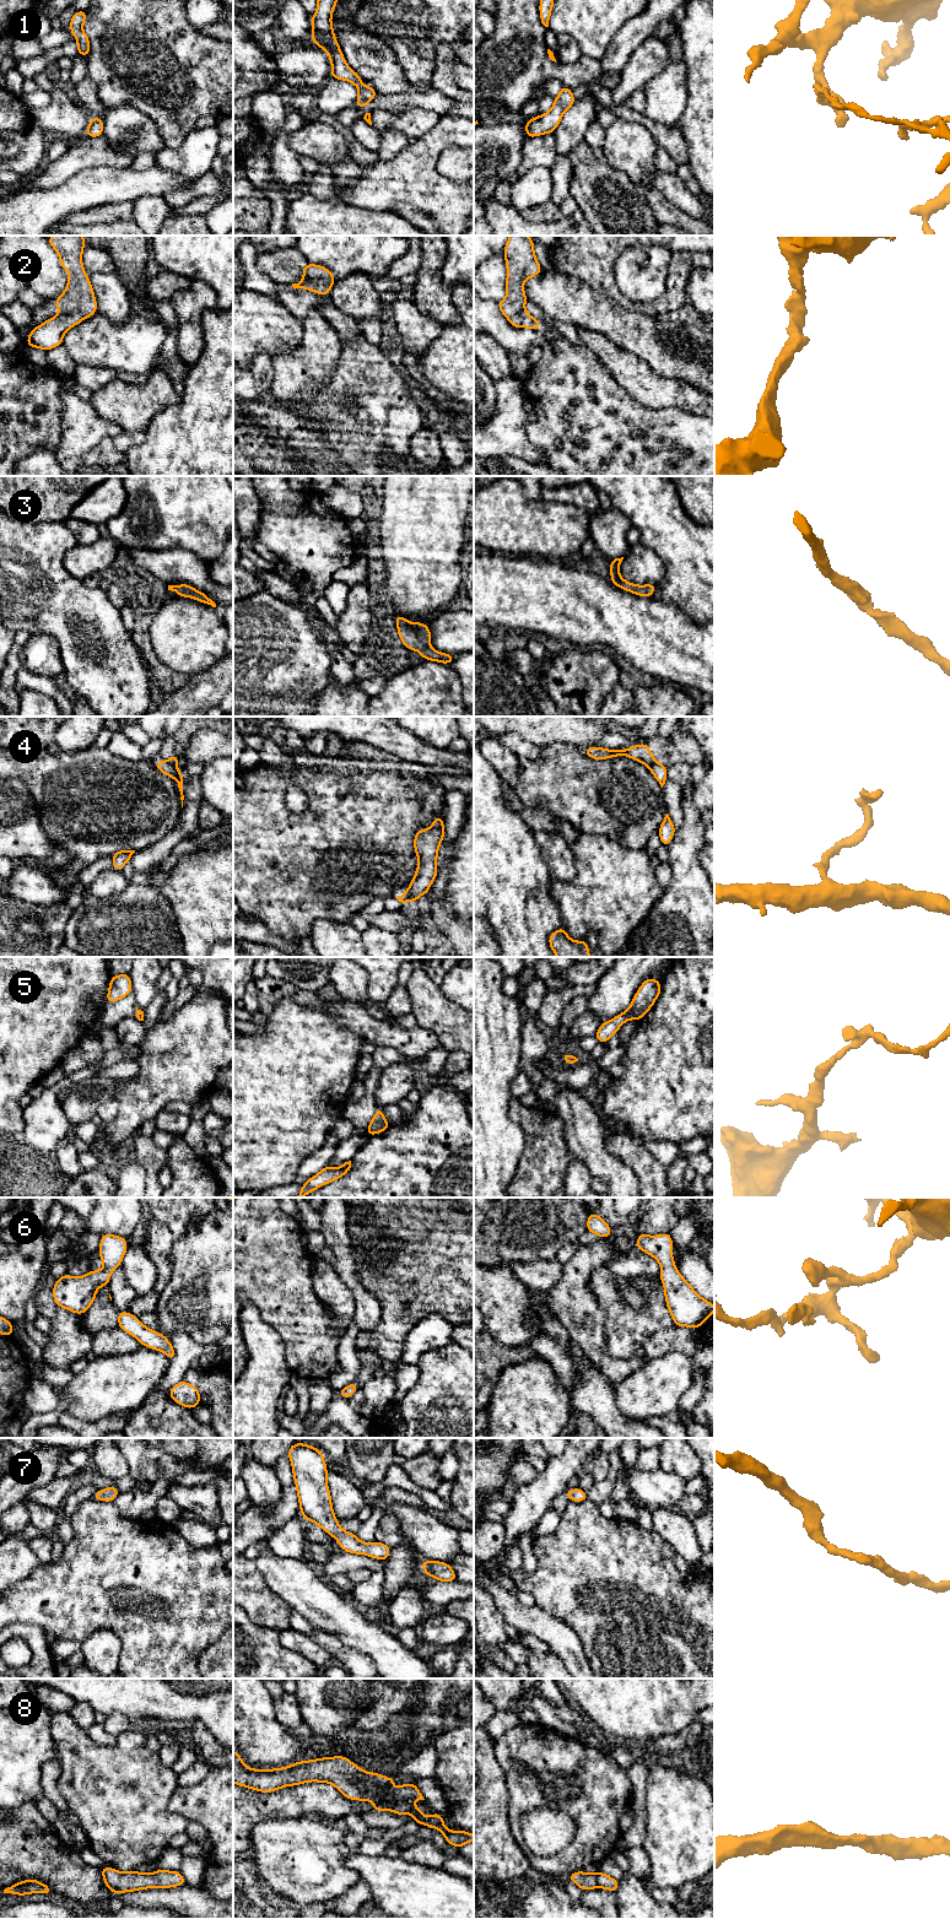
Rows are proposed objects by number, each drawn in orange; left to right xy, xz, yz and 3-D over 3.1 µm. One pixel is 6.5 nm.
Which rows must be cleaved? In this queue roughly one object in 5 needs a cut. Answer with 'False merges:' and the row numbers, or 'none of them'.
False merges: 2, 4

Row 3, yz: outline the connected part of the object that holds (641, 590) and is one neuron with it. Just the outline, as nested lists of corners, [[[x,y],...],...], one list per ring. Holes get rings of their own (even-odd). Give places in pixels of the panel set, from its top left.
[[[624,557],[610,560],[610,575],[611,575],[611,583],[619,586],[620,589],[627,590],[632,594],[636,594],[638,596],[649,596],[652,598],[657,585],[649,583],[647,585],[637,585],[630,582],[626,582],[620,575],[620,564],[622,562]]]

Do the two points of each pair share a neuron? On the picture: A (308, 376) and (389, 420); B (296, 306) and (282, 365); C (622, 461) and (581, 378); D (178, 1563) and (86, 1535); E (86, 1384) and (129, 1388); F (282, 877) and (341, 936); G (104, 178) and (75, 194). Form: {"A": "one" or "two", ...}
{"A": "two", "B": "two", "C": "one", "D": "one", "E": "one", "F": "two", "G": "one"}

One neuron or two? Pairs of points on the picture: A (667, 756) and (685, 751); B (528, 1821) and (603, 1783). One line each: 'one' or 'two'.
A: one
B: two

